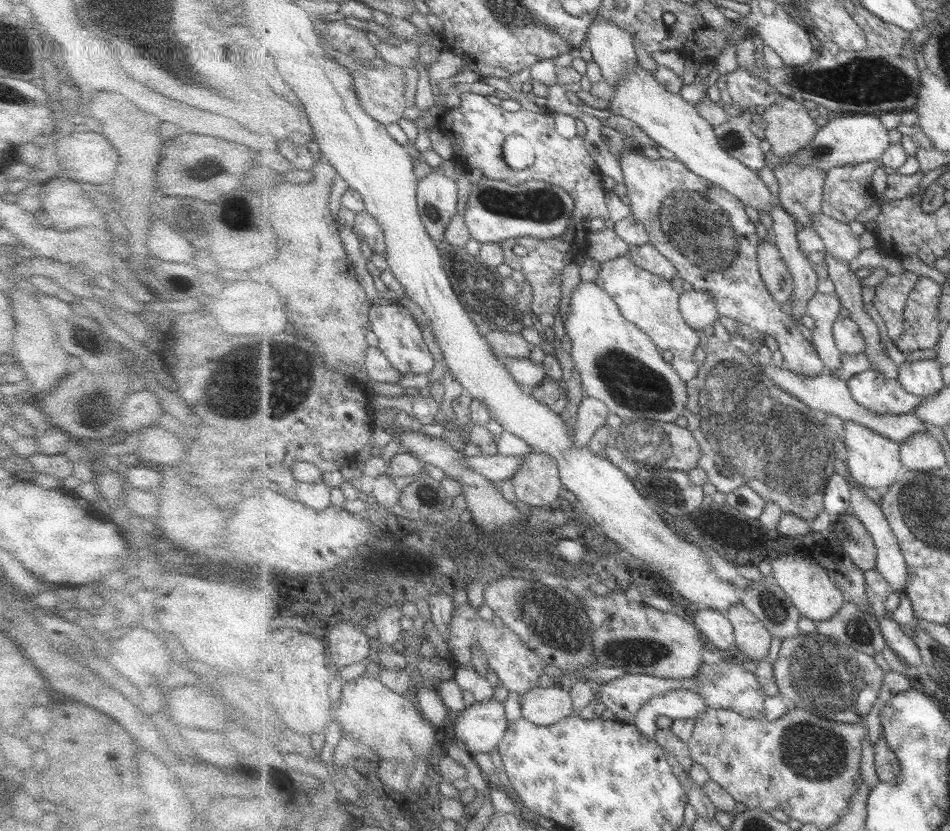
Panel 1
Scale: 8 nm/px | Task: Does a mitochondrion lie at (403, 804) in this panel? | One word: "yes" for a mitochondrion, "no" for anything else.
no

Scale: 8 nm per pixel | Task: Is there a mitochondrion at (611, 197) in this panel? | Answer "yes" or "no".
no

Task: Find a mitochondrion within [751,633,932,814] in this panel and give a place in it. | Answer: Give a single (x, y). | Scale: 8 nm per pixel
(814, 750)

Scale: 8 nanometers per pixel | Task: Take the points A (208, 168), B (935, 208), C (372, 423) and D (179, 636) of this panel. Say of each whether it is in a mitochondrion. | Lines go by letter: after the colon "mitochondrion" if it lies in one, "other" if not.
A: other
B: other
C: other
D: other

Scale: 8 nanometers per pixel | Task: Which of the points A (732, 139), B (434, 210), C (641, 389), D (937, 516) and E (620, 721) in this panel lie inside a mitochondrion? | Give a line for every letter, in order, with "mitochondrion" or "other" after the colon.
A: mitochondrion
B: mitochondrion
C: mitochondrion
D: mitochondrion
E: other

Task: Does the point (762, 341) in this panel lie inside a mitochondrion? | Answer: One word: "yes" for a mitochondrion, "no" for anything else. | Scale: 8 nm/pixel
no

